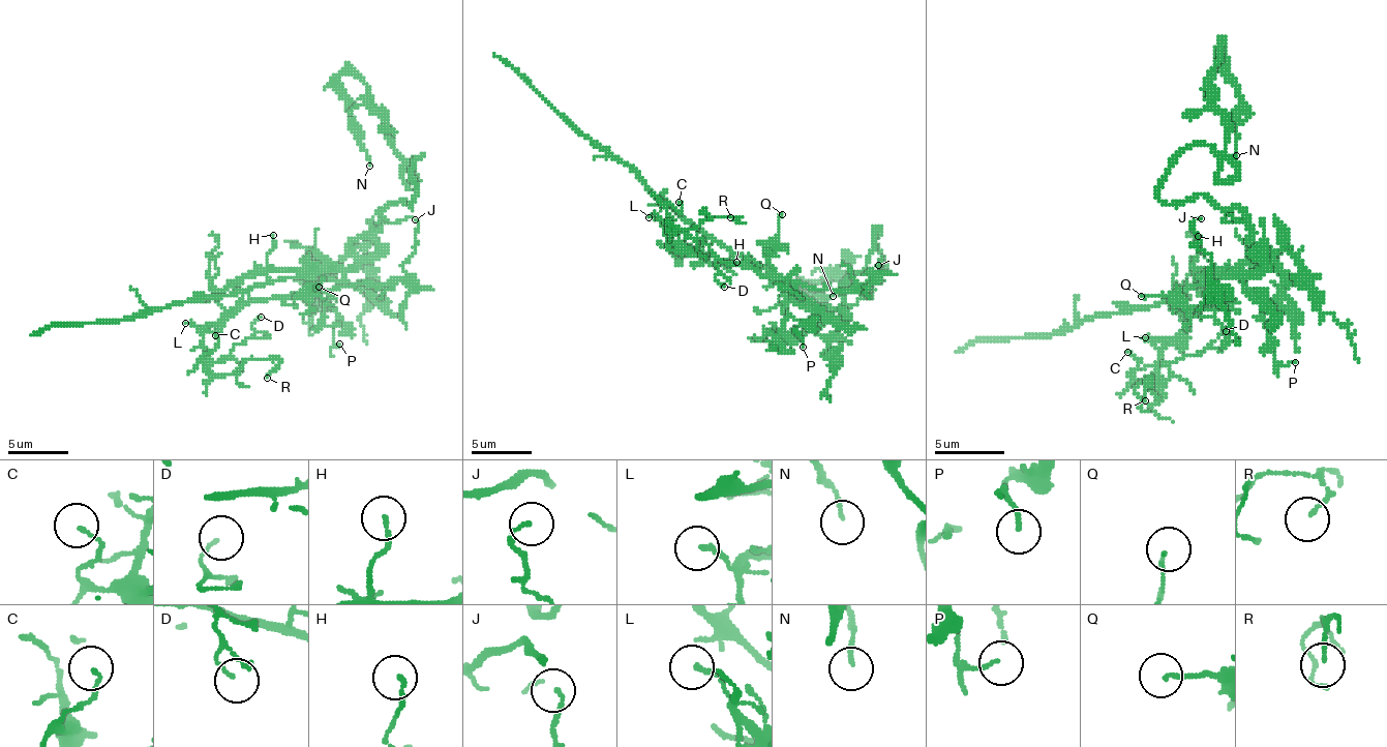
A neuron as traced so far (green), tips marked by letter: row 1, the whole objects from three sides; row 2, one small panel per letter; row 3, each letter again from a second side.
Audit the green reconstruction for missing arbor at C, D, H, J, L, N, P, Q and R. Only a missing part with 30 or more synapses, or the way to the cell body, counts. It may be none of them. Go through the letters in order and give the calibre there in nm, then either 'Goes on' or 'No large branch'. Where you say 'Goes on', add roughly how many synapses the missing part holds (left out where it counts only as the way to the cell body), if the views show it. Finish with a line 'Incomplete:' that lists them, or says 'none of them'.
C: Thickness 110 nm. No large branch
D: Thickness 80 nm. No large branch
H: Thickness 120 nm. No large branch
J: Thickness 70 nm. No large branch
L: Thickness 180 nm. No large branch
N: Thickness 130 nm. No large branch
P: Thickness 130 nm. No large branch
Q: Thickness 120 nm. No large branch
R: Thickness 120 nm. No large branch
Incomplete: none of them

